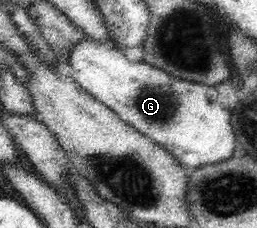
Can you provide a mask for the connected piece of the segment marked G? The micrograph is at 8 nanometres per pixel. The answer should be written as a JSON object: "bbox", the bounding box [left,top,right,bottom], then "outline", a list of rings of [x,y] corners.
{"bbox":[67,41,236,167],"outline":[[[98,41],[78,42],[76,47],[72,48],[68,65],[67,73],[85,93],[109,107],[122,122],[138,131],[138,134],[165,147],[178,163],[188,167],[200,167],[204,163],[216,163],[216,161],[228,159],[232,155],[232,151],[236,147],[236,135],[231,127],[230,110],[218,101],[215,86],[210,87],[204,83],[180,79],[145,62],[132,63],[116,48],[108,49]]]}

